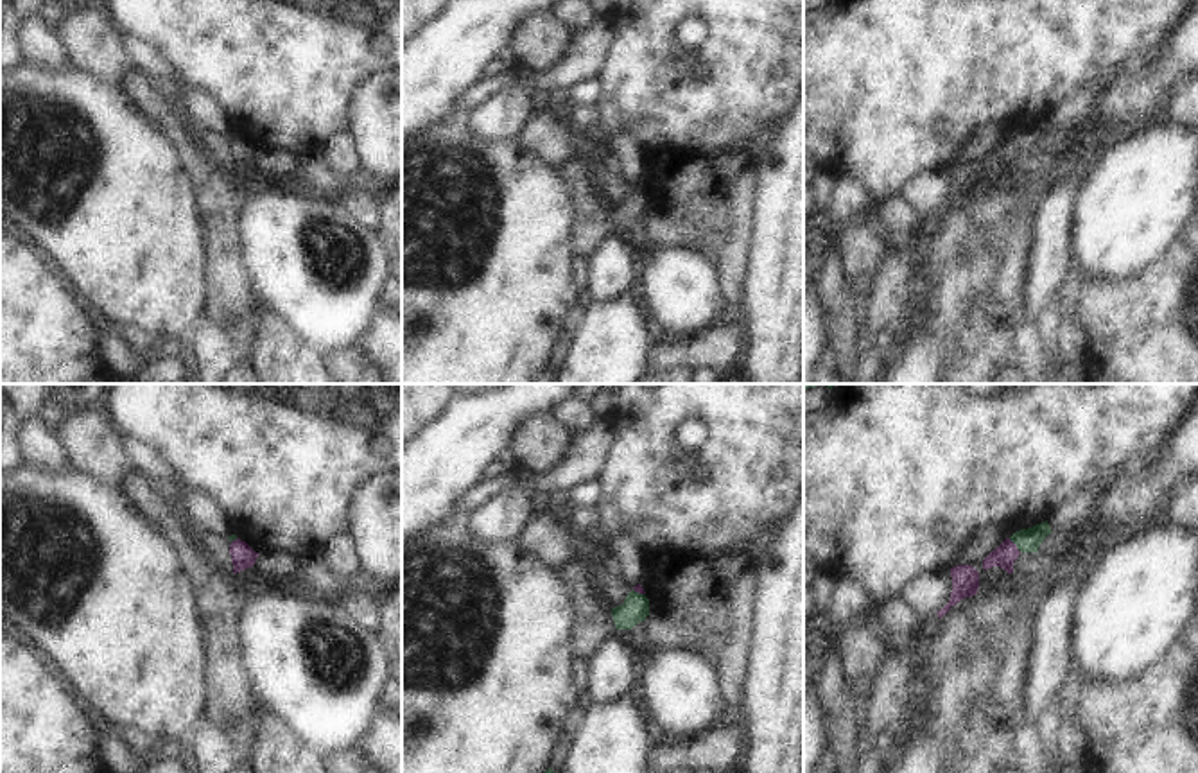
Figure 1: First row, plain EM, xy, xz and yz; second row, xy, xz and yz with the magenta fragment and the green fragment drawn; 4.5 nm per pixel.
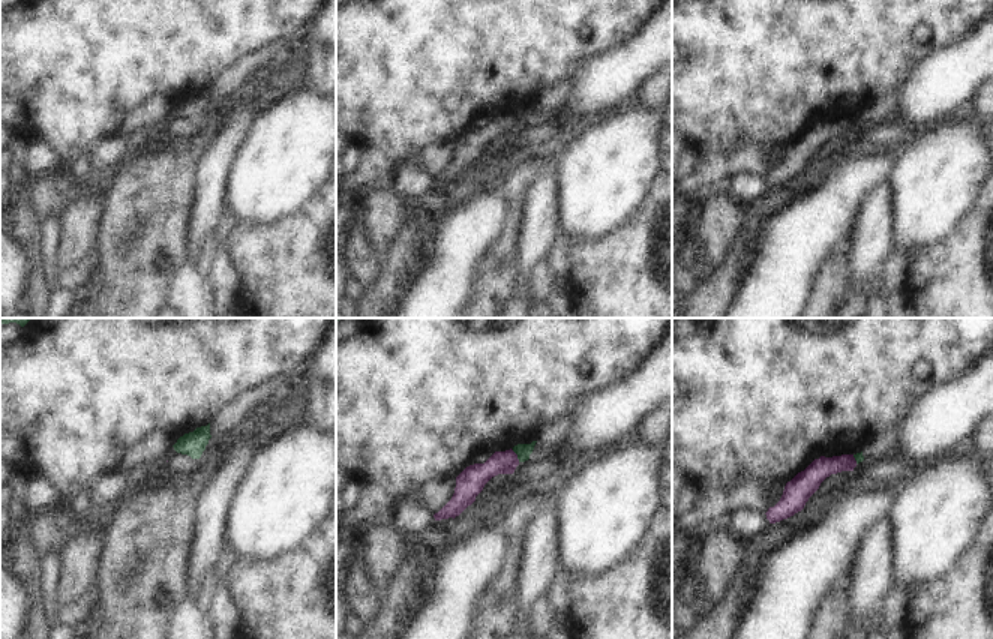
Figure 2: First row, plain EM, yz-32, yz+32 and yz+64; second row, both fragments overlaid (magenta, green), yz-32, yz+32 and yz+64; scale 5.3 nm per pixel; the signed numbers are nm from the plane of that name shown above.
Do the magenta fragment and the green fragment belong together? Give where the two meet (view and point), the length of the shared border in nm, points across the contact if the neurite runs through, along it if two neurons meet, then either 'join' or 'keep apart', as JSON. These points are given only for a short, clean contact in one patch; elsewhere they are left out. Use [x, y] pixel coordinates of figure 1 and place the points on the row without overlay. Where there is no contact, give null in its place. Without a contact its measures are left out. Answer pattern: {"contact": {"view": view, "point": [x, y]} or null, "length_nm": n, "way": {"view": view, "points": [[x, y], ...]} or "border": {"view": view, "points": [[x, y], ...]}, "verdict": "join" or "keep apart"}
{"contact": {"view": "yz", "point": [1015, 144]}, "length_nm": 90, "way": {"view": "yz", "points": [[1007, 151], [1015, 144], [1028, 138]]}, "verdict": "join"}

